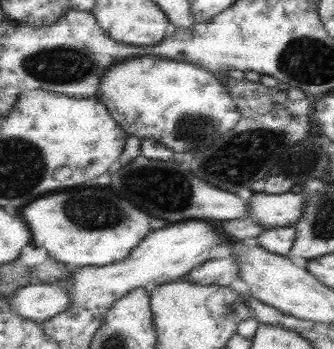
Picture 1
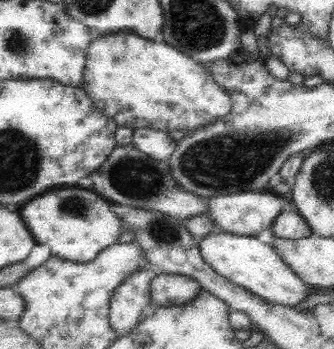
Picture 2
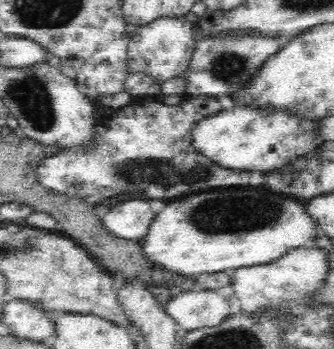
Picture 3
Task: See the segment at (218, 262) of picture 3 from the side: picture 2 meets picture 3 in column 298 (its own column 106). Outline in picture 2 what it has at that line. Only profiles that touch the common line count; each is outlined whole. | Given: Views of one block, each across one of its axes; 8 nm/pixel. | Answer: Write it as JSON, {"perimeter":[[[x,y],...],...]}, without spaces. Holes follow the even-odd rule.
{"perimeter":[[[65,188],[57,192],[43,194],[31,202],[27,202],[19,214],[23,222],[27,224],[29,232],[33,234],[37,244],[49,246],[51,254],[57,258],[63,258],[67,262],[91,262],[103,248],[109,248],[111,244],[117,244],[117,238],[121,234],[121,218],[117,218],[109,210],[109,202],[95,192],[91,194],[89,188]]]}

